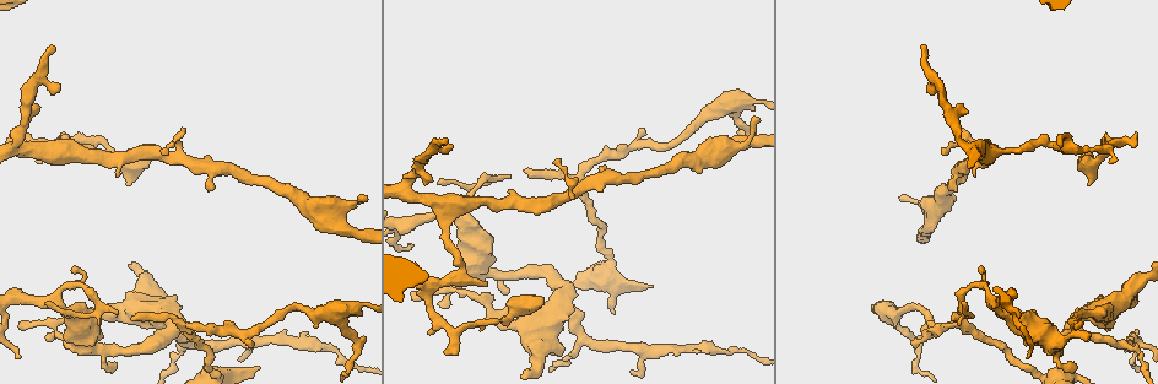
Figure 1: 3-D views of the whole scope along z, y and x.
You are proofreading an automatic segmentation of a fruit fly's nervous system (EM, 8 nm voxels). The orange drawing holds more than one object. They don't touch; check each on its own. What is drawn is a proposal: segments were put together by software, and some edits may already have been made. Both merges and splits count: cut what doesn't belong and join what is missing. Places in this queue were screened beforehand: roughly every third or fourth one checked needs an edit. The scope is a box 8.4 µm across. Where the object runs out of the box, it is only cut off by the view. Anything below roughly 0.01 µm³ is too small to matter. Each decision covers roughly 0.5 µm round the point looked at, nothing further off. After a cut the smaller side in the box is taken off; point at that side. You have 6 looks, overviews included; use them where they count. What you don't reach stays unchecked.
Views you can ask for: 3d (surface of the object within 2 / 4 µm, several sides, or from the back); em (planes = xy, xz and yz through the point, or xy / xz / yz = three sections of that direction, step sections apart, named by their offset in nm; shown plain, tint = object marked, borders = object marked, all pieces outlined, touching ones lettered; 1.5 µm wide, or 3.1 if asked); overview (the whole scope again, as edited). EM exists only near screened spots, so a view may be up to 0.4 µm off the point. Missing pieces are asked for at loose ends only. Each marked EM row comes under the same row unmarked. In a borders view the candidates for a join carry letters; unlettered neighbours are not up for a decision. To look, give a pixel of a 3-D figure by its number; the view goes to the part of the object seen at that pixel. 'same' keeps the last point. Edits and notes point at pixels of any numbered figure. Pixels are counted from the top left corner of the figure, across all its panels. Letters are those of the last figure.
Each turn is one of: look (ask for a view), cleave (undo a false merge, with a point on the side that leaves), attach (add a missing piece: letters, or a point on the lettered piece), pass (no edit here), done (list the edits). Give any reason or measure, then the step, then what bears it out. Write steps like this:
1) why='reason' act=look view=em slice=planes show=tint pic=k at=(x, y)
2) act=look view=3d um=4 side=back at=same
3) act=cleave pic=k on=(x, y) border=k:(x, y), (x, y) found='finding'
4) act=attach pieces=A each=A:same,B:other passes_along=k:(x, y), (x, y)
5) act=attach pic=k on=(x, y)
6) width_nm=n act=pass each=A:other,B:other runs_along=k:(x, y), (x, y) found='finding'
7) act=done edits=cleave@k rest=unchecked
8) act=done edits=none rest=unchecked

why='free end' act=look view=3d um=4 pic=1 at=(442, 140)

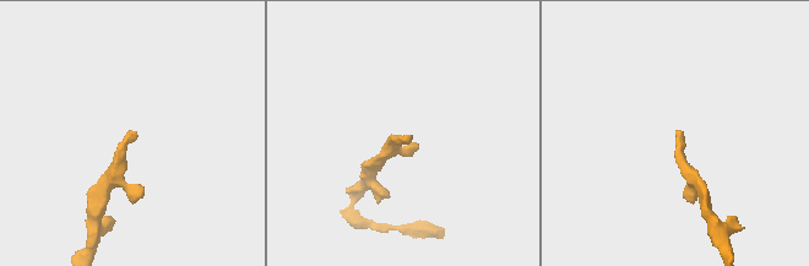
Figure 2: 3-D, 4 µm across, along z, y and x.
act=look view=em slice=xz step=8 show=tint pic=2 at=(129, 132)

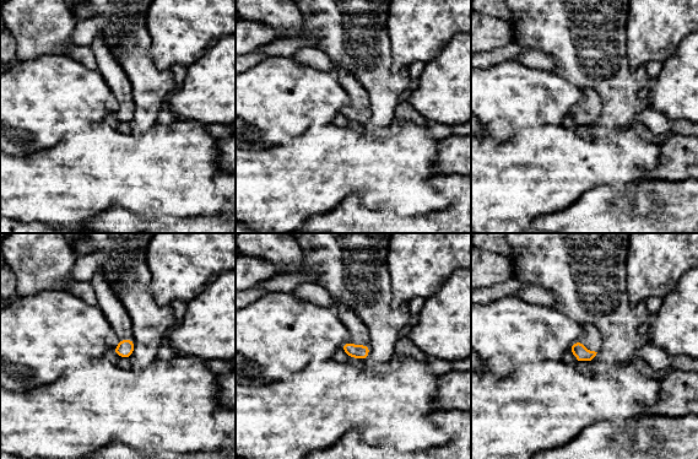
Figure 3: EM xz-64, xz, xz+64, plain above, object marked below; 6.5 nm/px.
why='another direction' act=look view=em slice=planes show=borders at=same

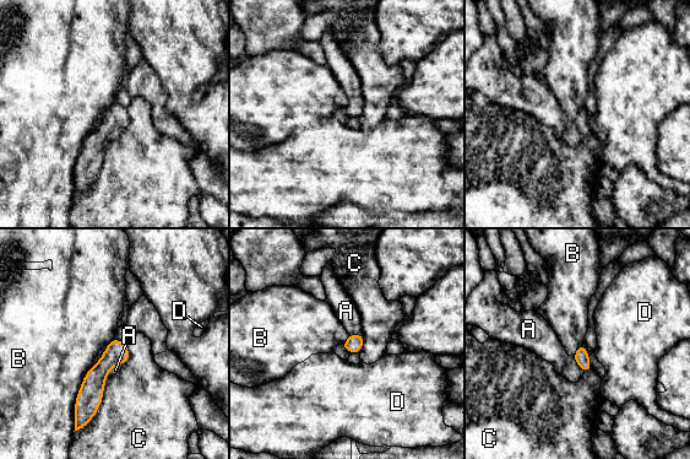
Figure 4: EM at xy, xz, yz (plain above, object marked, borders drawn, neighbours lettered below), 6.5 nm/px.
act=attach pieces=A each=A:same,B:other,C:other,D:other passes_along=4:(90, 395), (113, 366), (115, 370) found='it goes on there'

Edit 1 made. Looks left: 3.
why='redraw' act=look view=overview

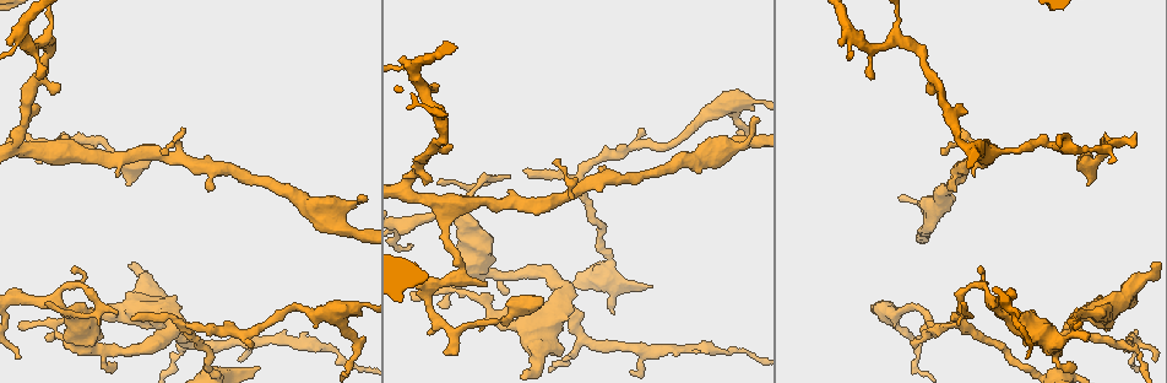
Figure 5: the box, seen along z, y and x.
why='free end' act=look view=em slice=planes show=borders pic=5 at=(48, 302)

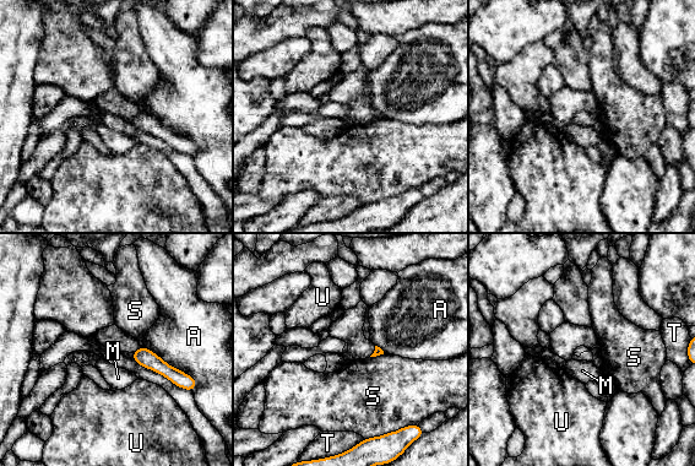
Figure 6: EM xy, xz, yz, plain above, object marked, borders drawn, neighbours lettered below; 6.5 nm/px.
act=pass each=A:other,M:other,S:other,T:other,U:other border=6:(418, 423), (379, 435) found='no lettered piece goes on from it'

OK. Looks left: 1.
act=done edits=attach@4 rest=unchecked

